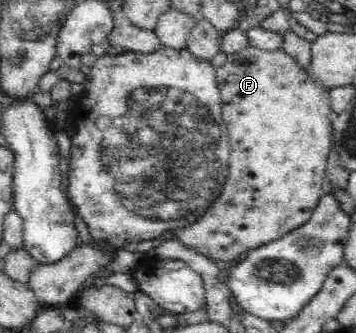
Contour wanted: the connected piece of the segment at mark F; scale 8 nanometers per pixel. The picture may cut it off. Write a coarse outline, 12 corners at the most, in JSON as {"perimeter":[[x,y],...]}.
{"perimeter":[[281,48],[216,69],[221,194],[172,239],[227,265],[323,196],[334,109]]}

